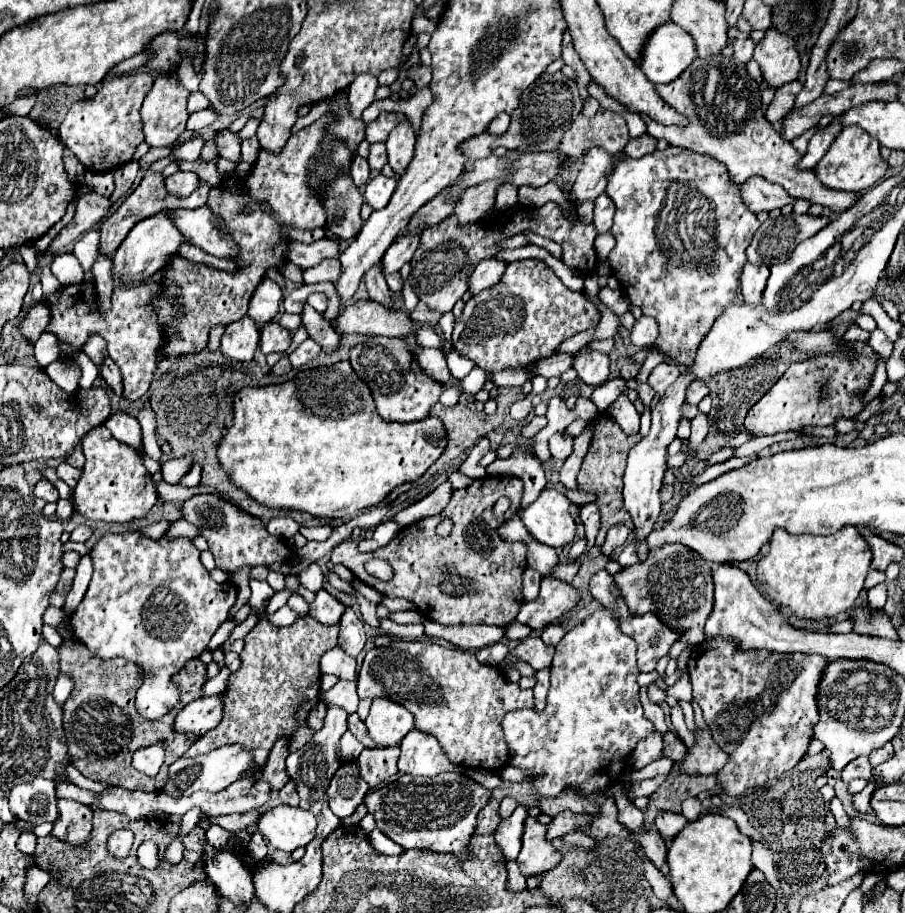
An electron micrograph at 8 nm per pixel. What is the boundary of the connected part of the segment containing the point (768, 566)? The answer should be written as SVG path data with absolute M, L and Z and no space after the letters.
M845 525L845 529L831 535L791 535L785 529L775 529L769 553L757 563L757 579L771 599L777 595L777 603L801 619L835 617L853 609L871 559L869 543L853 525Z

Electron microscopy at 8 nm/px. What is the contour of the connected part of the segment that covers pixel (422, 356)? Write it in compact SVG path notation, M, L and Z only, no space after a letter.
M421 349L421 353L417 355L417 361L421 369L425 369L425 373L429 373L429 377L433 377L435 381L447 383L451 379L447 361L439 349Z

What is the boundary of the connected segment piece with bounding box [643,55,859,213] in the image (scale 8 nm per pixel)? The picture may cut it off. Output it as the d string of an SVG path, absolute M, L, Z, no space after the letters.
M713 55L713 57L705 57L705 59L697 57L693 61L693 65L689 65L689 69L679 79L675 79L669 85L657 85L657 93L663 97L665 103L669 103L677 113L685 115L691 123L687 127L675 127L675 125L665 127L665 125L651 121L649 117L643 117L647 123L649 135L655 139L665 139L669 145L683 147L683 149L689 149L689 151L695 151L701 155L709 155L709 157L721 161L727 167L729 177L735 185L743 185L749 177L759 175L759 177L767 179L769 183L777 183L777 185L785 187L785 191L791 197L805 199L813 205L815 203L823 205L835 213L843 213L857 203L859 197L855 193L827 189L821 185L821 181L817 181L815 169L799 169L797 167L797 163L801 161L803 155L799 151L795 151L795 147L791 143L787 143L781 137L781 133L775 131L775 127L765 119L765 105L761 103L761 91L759 91L757 81L753 81L747 73L747 67L737 65L737 61L733 61L733 57L723 57L723 55Z

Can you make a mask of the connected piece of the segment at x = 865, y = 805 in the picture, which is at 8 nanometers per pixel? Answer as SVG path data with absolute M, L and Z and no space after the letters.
M867 785L861 793L853 795L853 809L855 809L857 813L869 813L869 811L871 811L869 801L871 801L871 795L873 795L873 791L875 791L875 789L877 789L877 787Z

